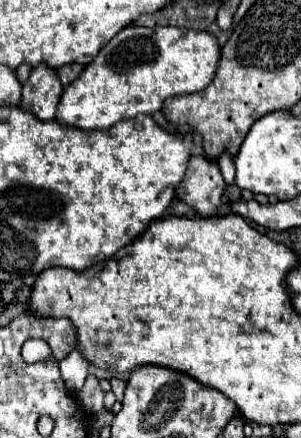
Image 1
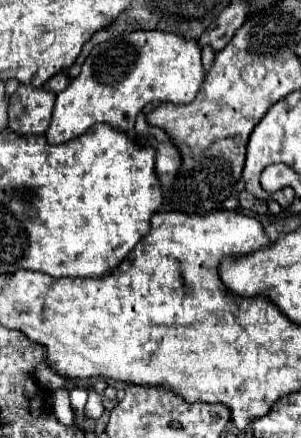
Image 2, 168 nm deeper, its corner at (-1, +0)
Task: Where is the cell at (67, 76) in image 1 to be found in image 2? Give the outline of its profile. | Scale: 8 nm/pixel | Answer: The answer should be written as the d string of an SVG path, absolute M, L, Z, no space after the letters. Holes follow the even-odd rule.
M56 73L56 75L44 85L44 89L52 91L52 93L60 93L68 83L70 83L70 77L68 77L66 73Z

